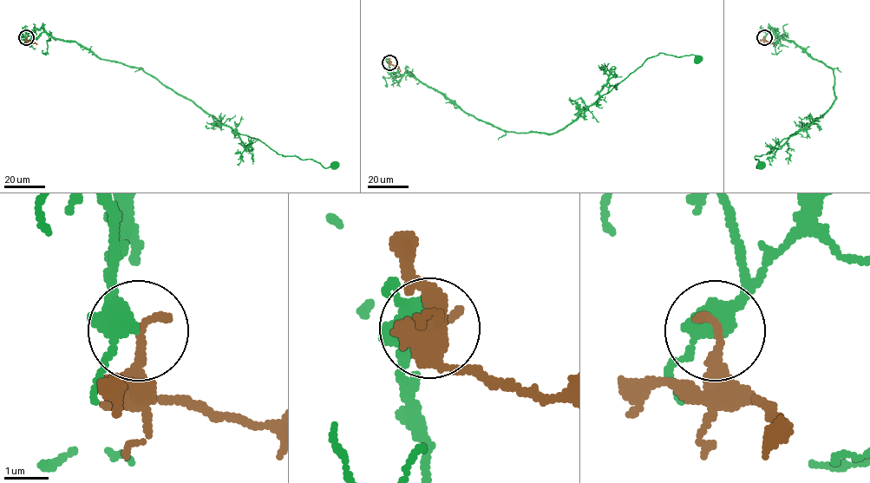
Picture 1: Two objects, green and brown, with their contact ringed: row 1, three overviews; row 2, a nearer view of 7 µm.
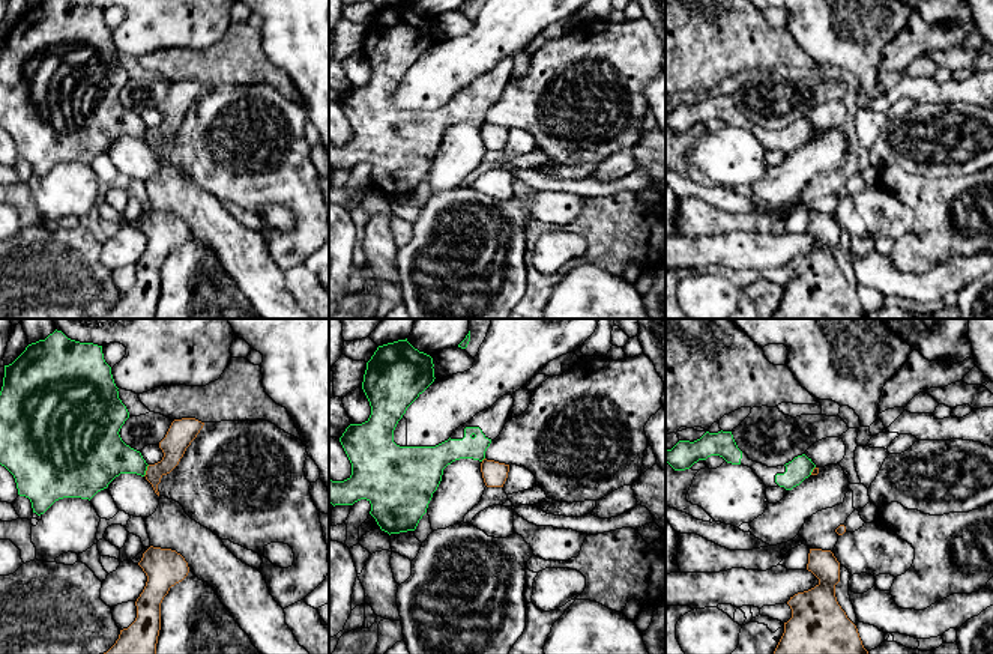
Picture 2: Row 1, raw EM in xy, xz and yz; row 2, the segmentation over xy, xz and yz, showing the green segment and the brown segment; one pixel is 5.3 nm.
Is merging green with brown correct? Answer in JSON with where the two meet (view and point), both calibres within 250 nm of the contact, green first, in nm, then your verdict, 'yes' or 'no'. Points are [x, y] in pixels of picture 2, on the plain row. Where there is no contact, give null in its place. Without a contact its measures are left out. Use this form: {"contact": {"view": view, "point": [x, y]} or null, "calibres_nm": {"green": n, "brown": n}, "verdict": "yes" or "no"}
{"contact": {"view": "xy", "point": [146, 133]}, "calibres_nm": {"green": 260, "brown": 140}, "verdict": "no"}

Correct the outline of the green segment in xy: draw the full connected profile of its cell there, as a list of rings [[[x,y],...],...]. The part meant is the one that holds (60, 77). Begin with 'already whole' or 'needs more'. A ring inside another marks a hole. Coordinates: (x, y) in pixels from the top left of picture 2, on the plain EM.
already whole | [[[47,0],[32,6],[12,27],[5,29],[0,54],[0,128],[14,138],[18,158],[30,162],[38,179],[63,161],[90,164],[120,137],[146,138],[149,128],[141,116],[126,108],[119,98],[129,75],[117,53],[102,9],[68,0]]]

